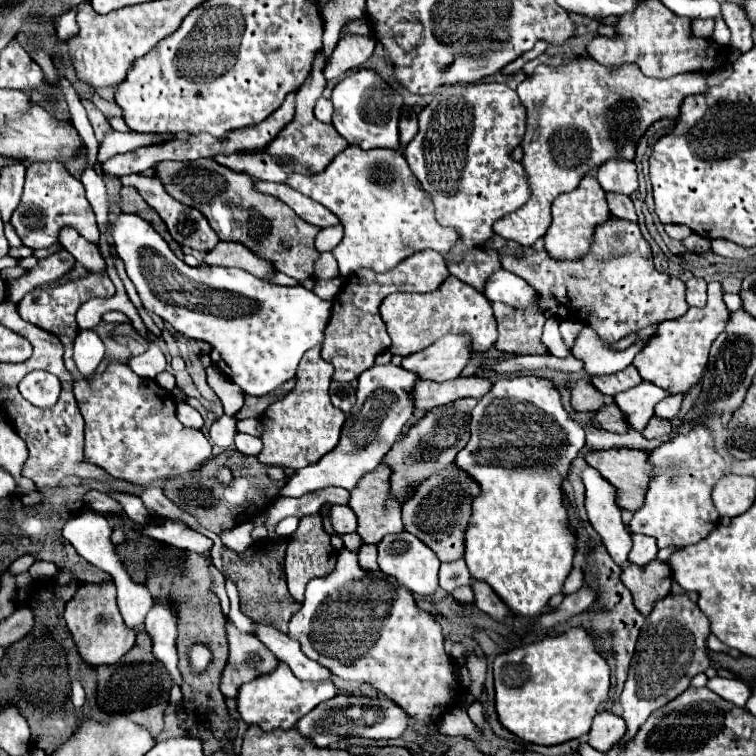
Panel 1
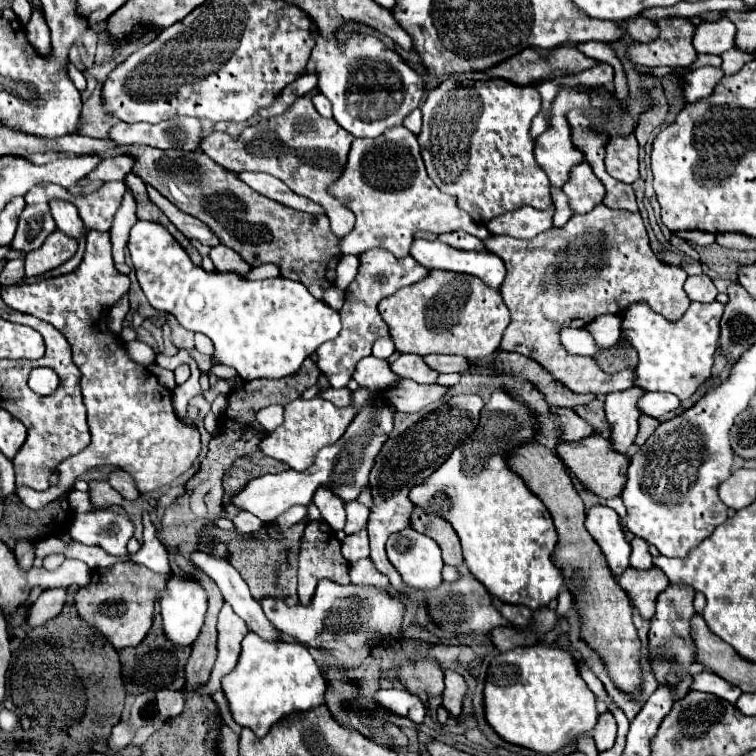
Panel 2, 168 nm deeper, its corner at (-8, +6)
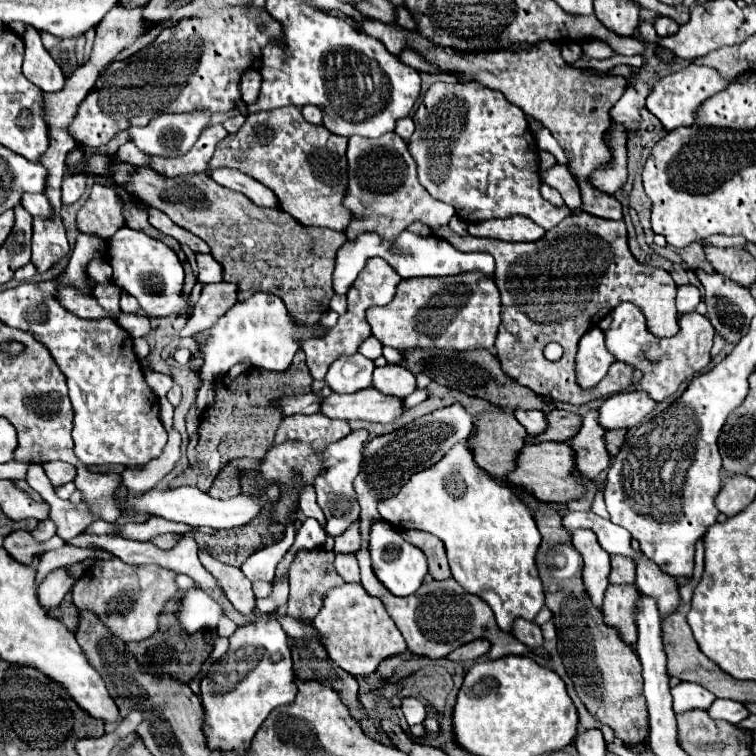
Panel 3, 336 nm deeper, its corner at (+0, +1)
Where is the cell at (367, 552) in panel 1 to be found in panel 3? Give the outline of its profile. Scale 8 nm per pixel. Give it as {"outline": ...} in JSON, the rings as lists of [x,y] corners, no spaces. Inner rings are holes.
{"outline":[[[345,583],[337,589],[331,589],[323,599],[323,607],[313,619],[313,627],[317,627],[323,635],[323,645],[337,667],[357,677],[371,675],[381,659],[405,651],[405,639],[401,637],[393,619],[387,615],[381,601],[365,593],[359,583]]]}

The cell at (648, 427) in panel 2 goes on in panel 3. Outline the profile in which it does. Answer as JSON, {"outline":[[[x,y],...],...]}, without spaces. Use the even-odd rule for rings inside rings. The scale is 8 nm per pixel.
{"outline":[[[613,429],[605,435],[605,441],[607,441],[607,451],[615,457],[619,451],[621,451],[621,445],[625,443],[625,435],[627,435],[627,429]]]}

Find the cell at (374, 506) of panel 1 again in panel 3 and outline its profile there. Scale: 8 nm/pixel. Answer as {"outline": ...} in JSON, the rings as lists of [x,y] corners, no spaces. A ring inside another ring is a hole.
{"outline":[[[337,553],[335,569],[345,581],[359,581],[359,565],[353,553]]]}

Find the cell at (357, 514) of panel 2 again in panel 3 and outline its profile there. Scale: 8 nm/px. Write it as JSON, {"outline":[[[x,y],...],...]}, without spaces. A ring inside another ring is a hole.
{"outline":[[[355,521],[345,533],[335,537],[335,553],[357,553],[361,547],[361,537],[359,537],[359,521]]]}

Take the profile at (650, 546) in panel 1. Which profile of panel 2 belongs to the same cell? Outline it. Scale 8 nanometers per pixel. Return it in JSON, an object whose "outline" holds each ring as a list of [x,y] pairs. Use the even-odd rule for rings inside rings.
{"outline":[[[633,536],[631,538],[631,558],[629,558],[629,564],[631,568],[637,568],[637,570],[649,570],[653,564],[651,564],[651,554],[649,554],[649,544],[643,542],[641,538]]]}

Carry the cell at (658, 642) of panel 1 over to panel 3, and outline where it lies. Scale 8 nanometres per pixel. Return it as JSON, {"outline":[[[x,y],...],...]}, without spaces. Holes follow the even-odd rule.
{"outline":[[[647,557],[637,561],[635,585],[639,587],[639,591],[643,595],[649,595],[655,599],[661,619],[669,617],[669,613],[677,611],[681,599],[679,599],[675,579],[669,577],[667,573],[661,573],[661,569],[657,569],[657,565],[653,565],[653,561],[649,561]]]}

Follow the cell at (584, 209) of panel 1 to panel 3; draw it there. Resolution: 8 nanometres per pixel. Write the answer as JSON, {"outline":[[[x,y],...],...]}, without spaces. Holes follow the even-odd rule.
{"outline":[[[555,165],[549,171],[543,171],[541,179],[543,179],[543,183],[547,183],[549,187],[553,187],[553,189],[557,189],[561,193],[563,201],[567,203],[567,207],[571,211],[579,211],[581,191],[579,191],[579,185],[577,185],[577,181],[571,175],[567,165]]]}

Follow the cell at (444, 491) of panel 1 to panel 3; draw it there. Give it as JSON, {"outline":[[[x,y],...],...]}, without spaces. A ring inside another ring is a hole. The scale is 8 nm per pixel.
{"outline":[[[405,529],[401,531],[401,537],[405,541],[409,541],[411,545],[419,547],[429,561],[429,573],[435,579],[449,579],[451,577],[451,569],[447,565],[447,553],[445,553],[445,545],[439,537],[425,533],[425,531],[417,531],[417,529]]]}

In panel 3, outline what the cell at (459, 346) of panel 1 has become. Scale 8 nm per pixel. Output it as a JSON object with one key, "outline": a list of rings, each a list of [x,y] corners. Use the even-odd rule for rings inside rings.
{"outline":[[[387,363],[385,367],[375,367],[373,387],[385,395],[407,397],[417,389],[417,383],[415,383],[415,375],[409,373],[409,369],[403,369],[403,365]]]}

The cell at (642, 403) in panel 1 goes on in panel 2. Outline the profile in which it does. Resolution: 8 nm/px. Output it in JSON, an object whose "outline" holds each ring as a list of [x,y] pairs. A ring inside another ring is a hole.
{"outline":[[[633,386],[623,392],[611,392],[605,396],[605,420],[611,426],[611,450],[619,454],[627,454],[629,446],[637,436],[637,420],[641,412],[637,412],[637,400],[645,394],[645,390]]]}

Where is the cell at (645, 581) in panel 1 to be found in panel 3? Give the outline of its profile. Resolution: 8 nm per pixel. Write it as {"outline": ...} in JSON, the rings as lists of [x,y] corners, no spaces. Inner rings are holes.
{"outline":[[[609,585],[605,591],[605,601],[603,601],[603,613],[605,621],[619,629],[621,637],[625,643],[633,645],[637,641],[637,625],[635,625],[635,615],[637,615],[637,603],[641,599],[641,593],[637,585]]]}

